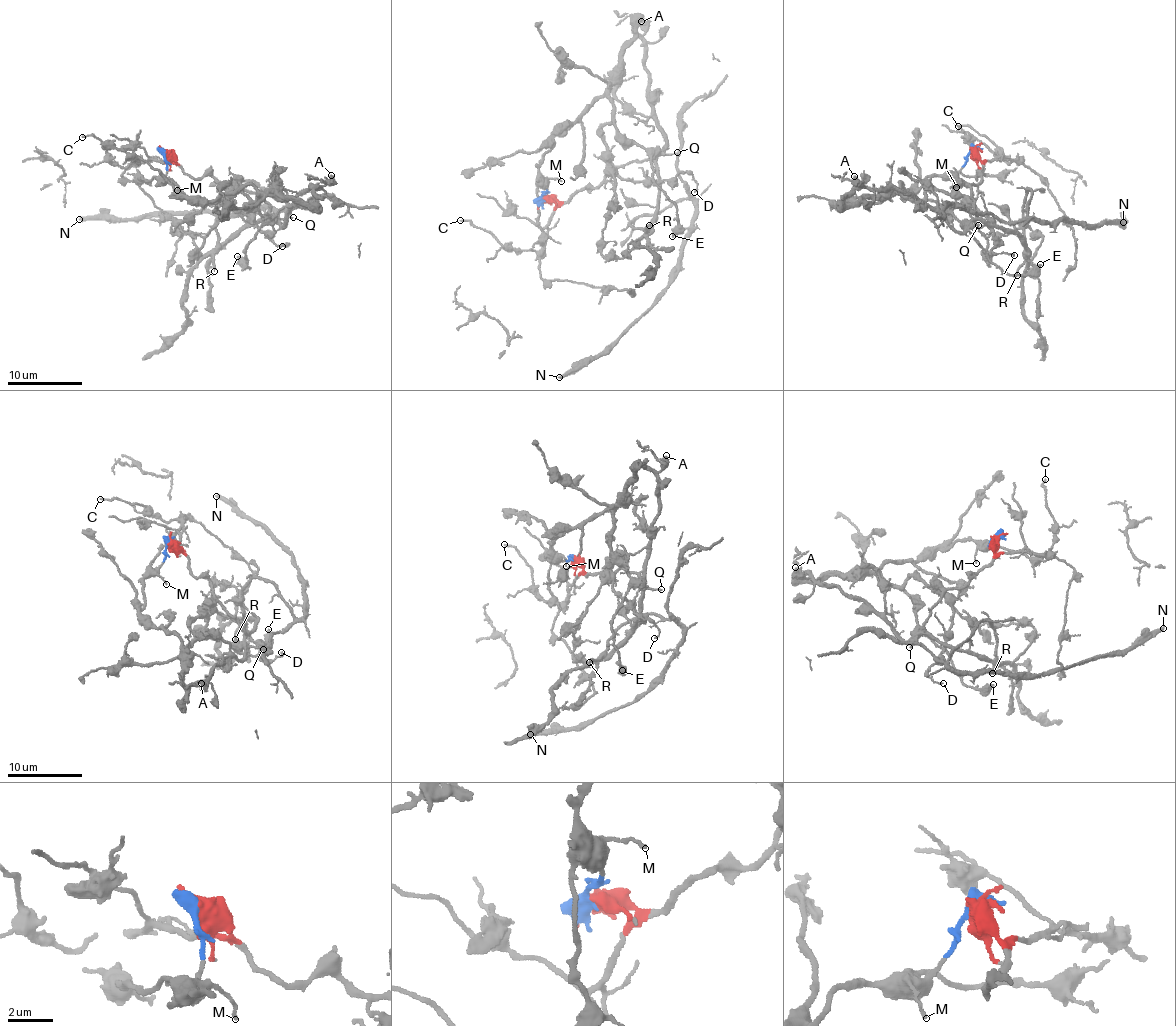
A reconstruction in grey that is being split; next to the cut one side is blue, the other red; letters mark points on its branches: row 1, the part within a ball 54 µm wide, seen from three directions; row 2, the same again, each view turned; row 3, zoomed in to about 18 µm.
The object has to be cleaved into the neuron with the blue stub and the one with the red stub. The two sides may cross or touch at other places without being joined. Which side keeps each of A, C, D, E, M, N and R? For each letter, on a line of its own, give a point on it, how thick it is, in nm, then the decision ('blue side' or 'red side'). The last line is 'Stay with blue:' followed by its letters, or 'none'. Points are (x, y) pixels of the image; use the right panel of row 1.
A: at (854, 176); 320 nm thick; red side
C: at (958, 126); 180 nm thick; red side
D: at (1014, 255); 150 nm thick; blue side
E: at (1040, 264); 400 nm thick; blue side
M: at (956, 187); 130 nm thick; blue side
N: at (1123, 222); 340 nm thick; red side
R: at (1017, 275); 170 nm thick; red side
Stay with blue: D, E, M

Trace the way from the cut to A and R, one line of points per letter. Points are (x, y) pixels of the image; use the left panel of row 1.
A: (164, 152), (186, 174), (210, 175), (257, 193), (284, 226), (298, 195), (310, 186), (322, 187), (330, 174)
R: (164, 152), (194, 178), (210, 175), (257, 193), (268, 204), (264, 216), (223, 244), (215, 256), (215, 271)

